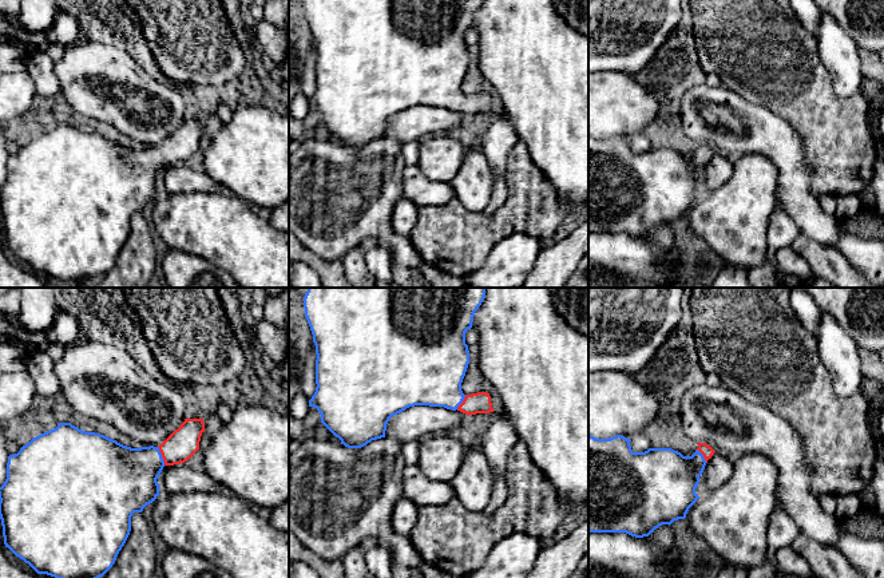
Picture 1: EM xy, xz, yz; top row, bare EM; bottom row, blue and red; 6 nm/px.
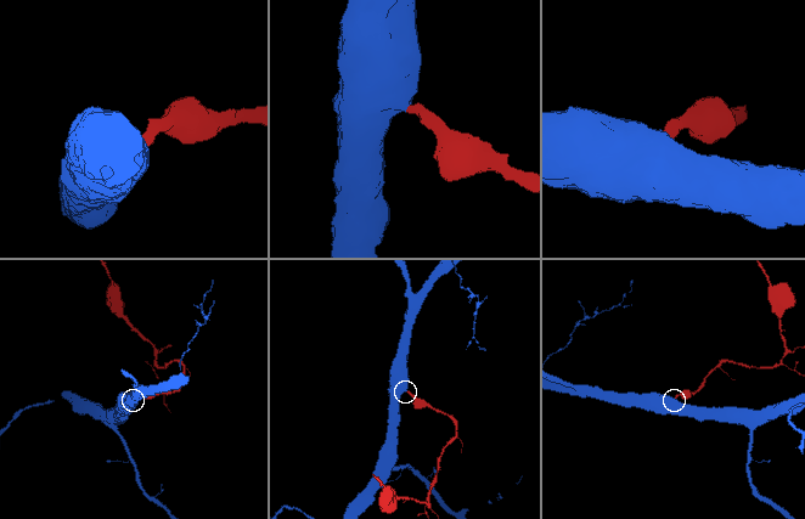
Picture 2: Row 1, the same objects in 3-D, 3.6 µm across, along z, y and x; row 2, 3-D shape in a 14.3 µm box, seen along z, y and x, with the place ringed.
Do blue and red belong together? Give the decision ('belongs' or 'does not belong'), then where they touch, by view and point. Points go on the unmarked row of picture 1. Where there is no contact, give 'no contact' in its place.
belongs; contact xy (161, 157)

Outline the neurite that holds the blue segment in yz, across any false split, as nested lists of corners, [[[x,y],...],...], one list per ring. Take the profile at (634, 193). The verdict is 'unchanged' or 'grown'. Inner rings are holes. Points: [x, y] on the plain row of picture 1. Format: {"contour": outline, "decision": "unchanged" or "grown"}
{"contour": [[[588,134],[588,233],[626,233],[635,238],[649,237],[662,225],[685,219],[699,198],[695,189],[714,150],[698,143],[691,157],[671,149],[649,149],[634,153],[630,139],[617,135],[596,139]]], "decision": "grown"}

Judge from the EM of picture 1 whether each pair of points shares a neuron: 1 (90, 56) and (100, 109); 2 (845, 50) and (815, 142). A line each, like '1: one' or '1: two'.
1: one
2: two

